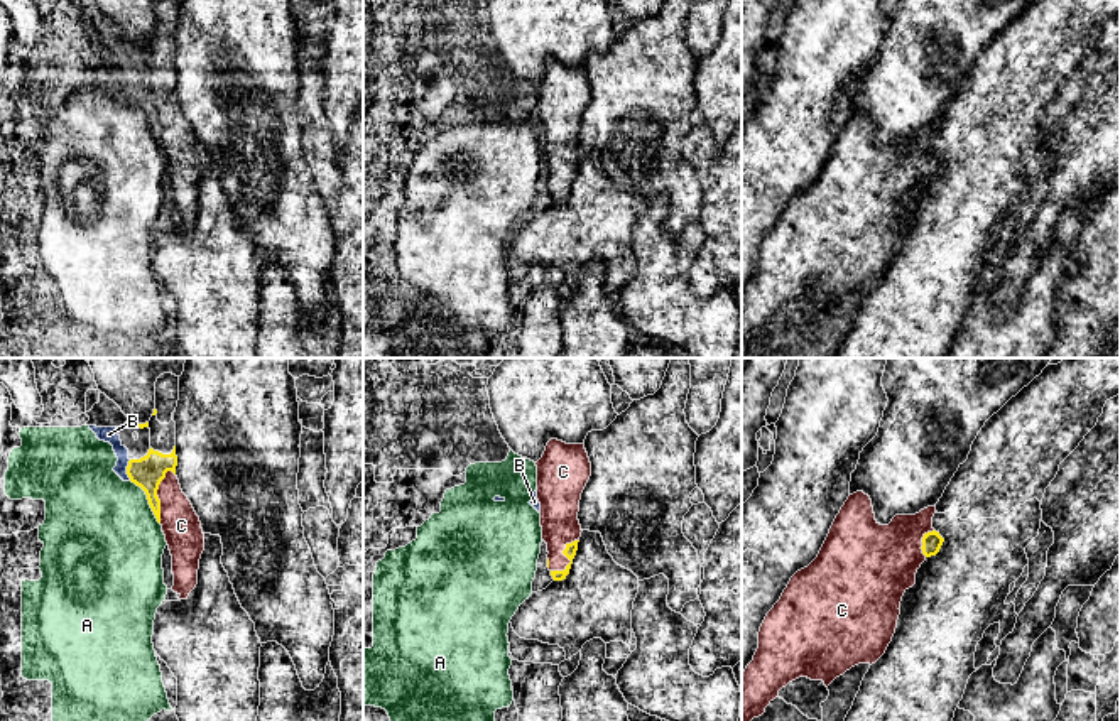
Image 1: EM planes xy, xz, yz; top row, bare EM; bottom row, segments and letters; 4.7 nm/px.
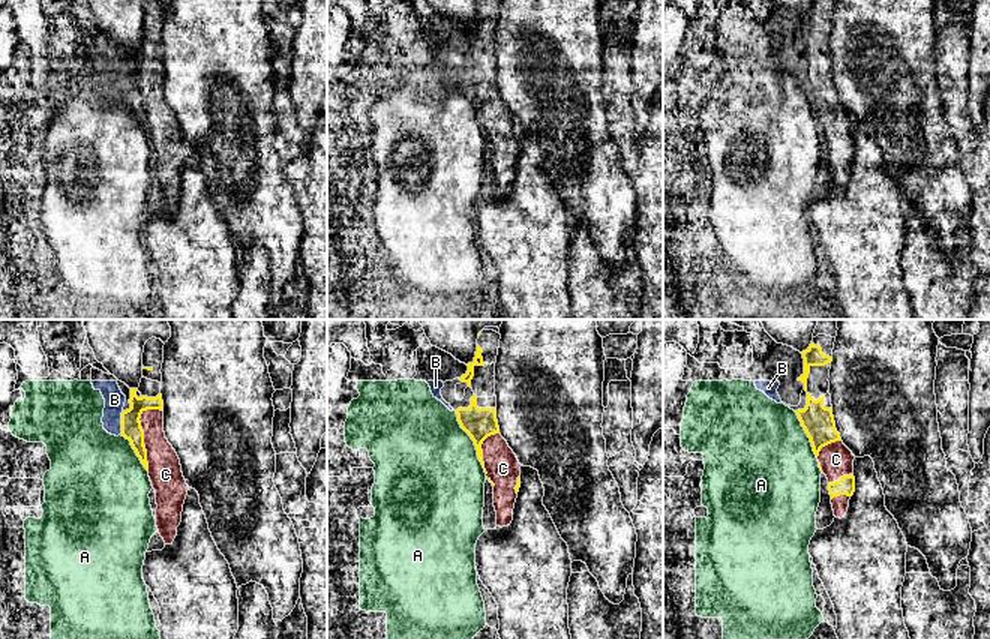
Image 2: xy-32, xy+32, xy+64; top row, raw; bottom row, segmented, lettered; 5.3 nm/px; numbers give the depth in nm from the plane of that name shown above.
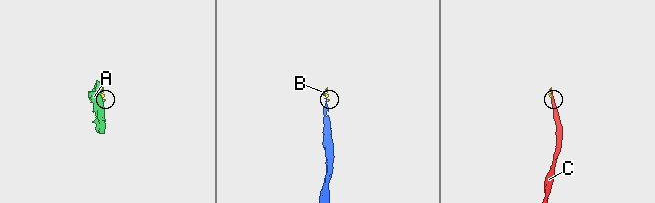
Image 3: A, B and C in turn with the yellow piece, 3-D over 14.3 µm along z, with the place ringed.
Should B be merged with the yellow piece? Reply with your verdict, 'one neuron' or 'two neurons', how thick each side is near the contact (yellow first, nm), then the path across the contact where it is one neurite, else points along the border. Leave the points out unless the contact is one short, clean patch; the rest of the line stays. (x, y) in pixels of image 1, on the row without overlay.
two neurons; calibres 150 and 80 nm

